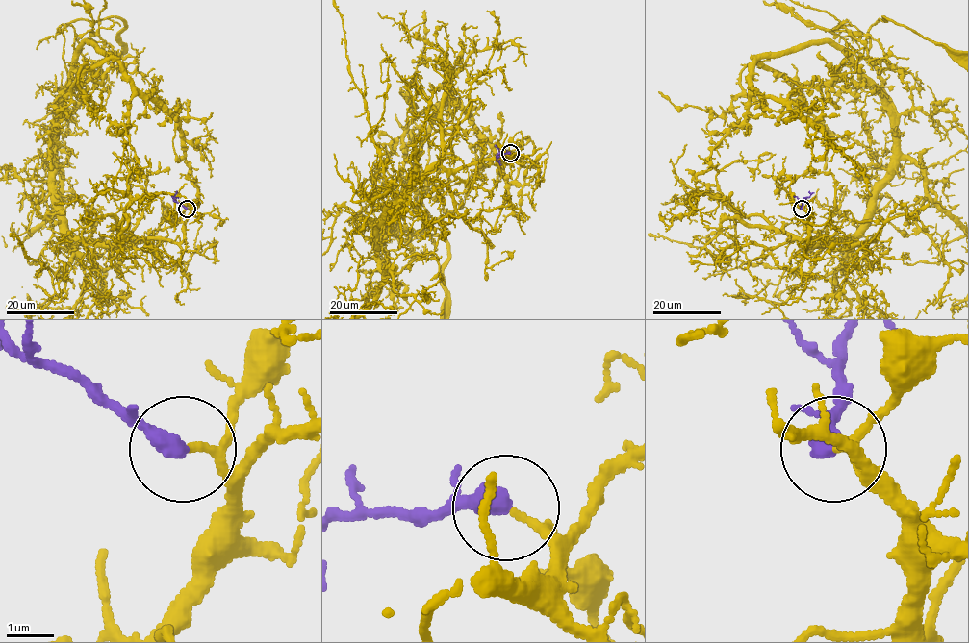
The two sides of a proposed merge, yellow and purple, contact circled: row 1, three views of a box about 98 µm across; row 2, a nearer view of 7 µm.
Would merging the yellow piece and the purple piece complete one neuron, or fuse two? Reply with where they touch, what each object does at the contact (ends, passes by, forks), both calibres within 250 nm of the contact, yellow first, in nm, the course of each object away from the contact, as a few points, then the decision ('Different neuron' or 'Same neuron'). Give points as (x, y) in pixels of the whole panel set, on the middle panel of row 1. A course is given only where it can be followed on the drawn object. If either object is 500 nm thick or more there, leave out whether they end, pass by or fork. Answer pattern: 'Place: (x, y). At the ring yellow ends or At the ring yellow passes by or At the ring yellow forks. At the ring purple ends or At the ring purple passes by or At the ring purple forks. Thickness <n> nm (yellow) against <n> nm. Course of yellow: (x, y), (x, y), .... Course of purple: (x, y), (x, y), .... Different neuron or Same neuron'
Place: (510, 153). At the ring yellow passes by. At the ring purple ends. Thickness 130 nm (yellow) against 440 nm. Course of yellow: (511, 153), (508, 160), (433, 169), (380, 222), (379, 245), (391, 233), (386, 218), (446, 243). Course of purple: (510, 153), (497, 154), (498, 160). Same neuron

